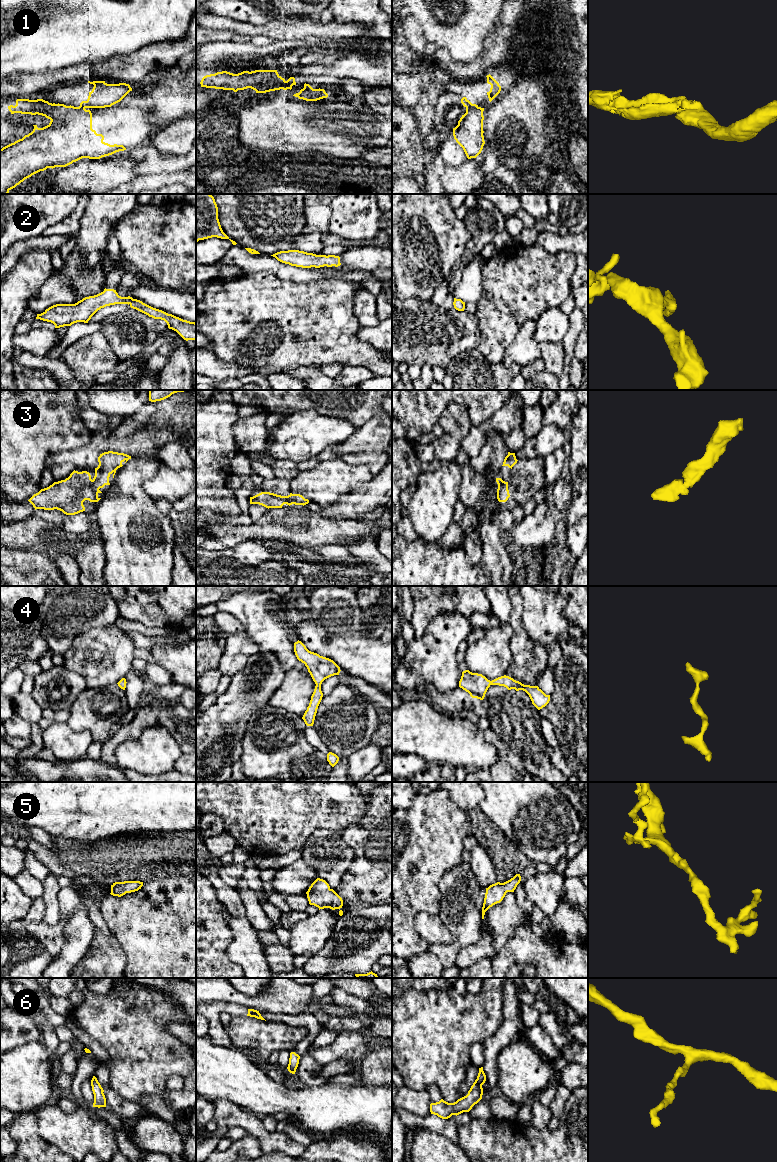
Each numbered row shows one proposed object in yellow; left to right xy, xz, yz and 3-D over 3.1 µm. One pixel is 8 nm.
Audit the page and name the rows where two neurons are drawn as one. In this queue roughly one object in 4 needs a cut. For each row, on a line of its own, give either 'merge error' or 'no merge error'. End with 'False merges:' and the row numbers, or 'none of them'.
1: merge error
2: no merge error
3: no merge error
4: no merge error
5: no merge error
6: no merge error
False merges: 1

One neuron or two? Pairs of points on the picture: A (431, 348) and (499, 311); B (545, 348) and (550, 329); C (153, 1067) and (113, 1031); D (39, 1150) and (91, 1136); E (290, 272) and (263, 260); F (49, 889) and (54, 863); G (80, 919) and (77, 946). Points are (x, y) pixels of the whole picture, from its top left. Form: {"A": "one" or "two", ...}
{"A": "two", "B": "two", "C": "one", "D": "two", "E": "one", "F": "two", "G": "one"}

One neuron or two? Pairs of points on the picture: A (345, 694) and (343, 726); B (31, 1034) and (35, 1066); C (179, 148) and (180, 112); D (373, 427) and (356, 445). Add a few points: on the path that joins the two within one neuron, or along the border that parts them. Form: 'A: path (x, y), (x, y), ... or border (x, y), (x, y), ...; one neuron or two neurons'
A: path (344, 702), (344, 718); one neuron
B: border (40, 1040), (27, 1042), (10, 1050); two neurons
C: border (185, 116), (174, 119), (158, 128); two neurons
D: path (370, 431), (360, 441); one neuron

